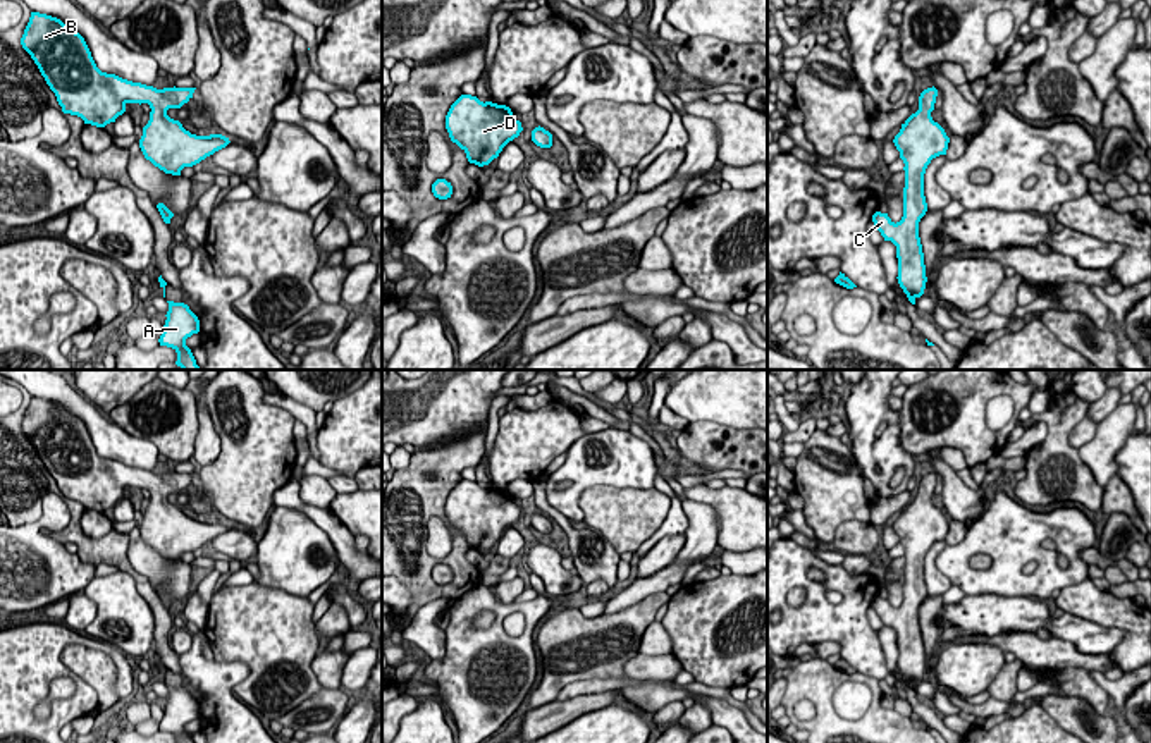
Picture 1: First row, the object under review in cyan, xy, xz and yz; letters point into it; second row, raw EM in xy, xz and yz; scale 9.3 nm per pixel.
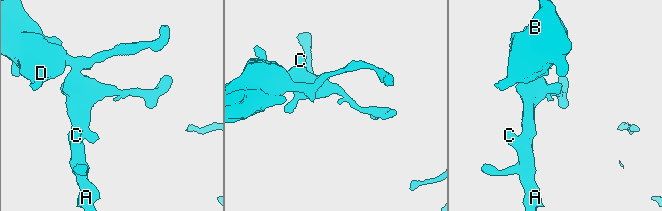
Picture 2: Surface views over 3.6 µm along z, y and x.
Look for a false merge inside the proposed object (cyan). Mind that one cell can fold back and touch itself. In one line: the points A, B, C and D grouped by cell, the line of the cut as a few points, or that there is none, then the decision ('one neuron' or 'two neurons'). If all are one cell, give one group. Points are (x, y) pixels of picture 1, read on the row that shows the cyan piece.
A B C D | no cut | one neuron

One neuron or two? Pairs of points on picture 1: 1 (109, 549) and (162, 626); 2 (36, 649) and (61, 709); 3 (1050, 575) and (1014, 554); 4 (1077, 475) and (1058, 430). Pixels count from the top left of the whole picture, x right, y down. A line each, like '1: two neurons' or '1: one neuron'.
1: one neuron
2: one neuron
3: one neuron
4: one neuron

